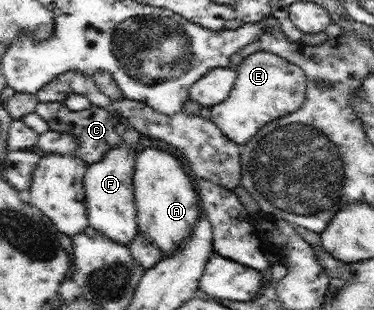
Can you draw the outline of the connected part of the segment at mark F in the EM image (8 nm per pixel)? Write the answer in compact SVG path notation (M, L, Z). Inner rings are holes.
M128 142L112 147L100 161L88 164L83 181L89 226L127 245L139 233L133 180L137 155L136 147Z

